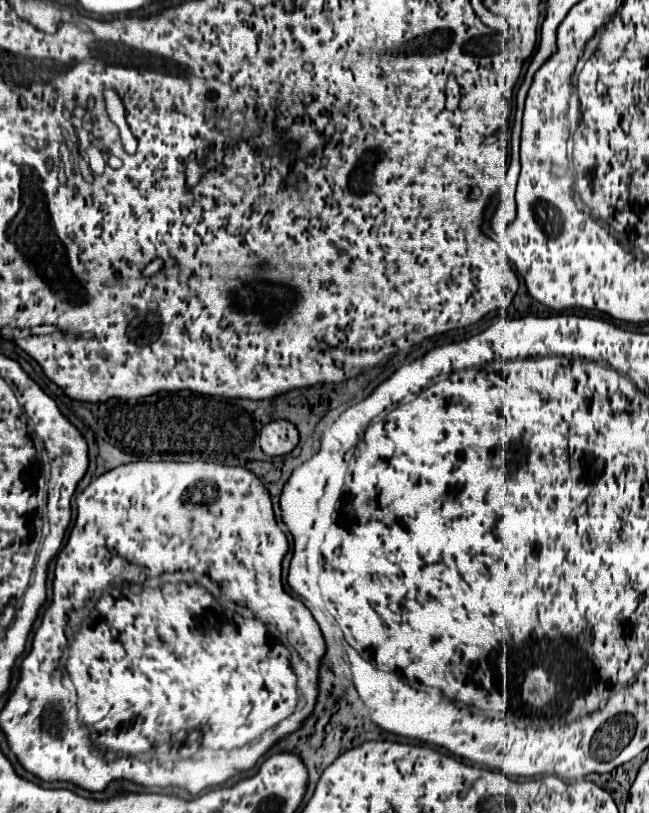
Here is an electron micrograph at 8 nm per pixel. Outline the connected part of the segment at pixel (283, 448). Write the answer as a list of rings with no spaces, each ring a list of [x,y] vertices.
[[[274,420],[262,428],[260,444],[262,452],[268,456],[288,454],[298,444],[298,430],[294,428],[294,424],[286,420]]]

